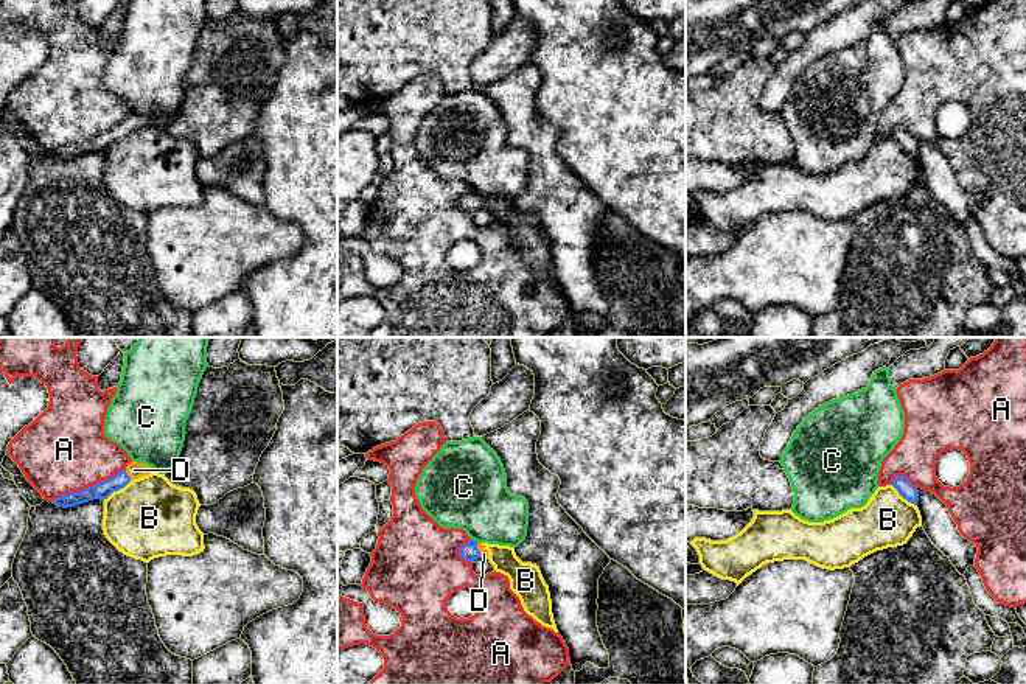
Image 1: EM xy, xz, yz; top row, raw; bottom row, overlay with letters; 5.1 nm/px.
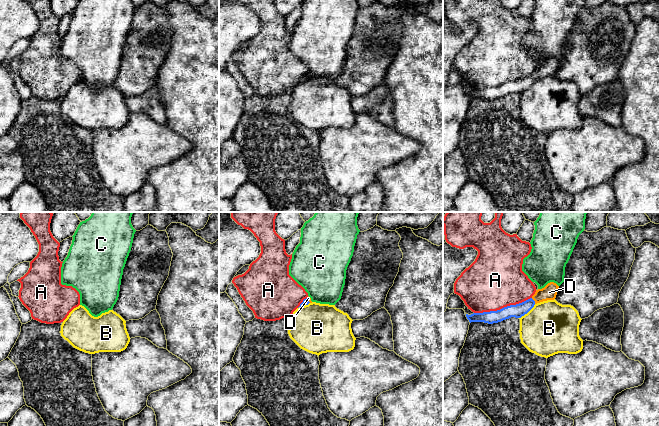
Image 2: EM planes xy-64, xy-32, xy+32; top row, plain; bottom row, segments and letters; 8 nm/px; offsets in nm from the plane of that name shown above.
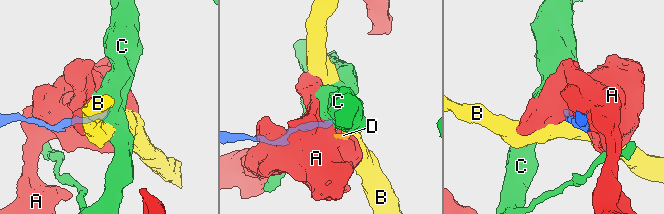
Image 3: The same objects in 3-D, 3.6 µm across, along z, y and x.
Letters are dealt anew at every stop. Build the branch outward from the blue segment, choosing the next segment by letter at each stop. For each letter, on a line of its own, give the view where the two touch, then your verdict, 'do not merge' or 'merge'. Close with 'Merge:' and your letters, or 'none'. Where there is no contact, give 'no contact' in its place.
A: contact in xy; do not merge
B: contact in xy; do not merge
C: contact in xz; do not merge
D: contact in xy; merge
Merge: D

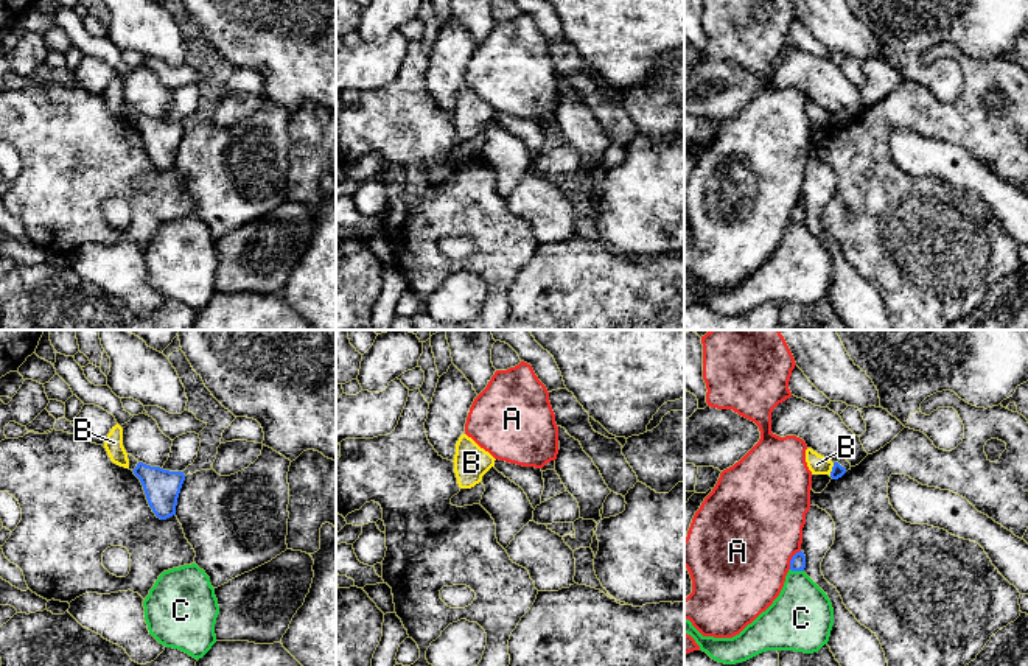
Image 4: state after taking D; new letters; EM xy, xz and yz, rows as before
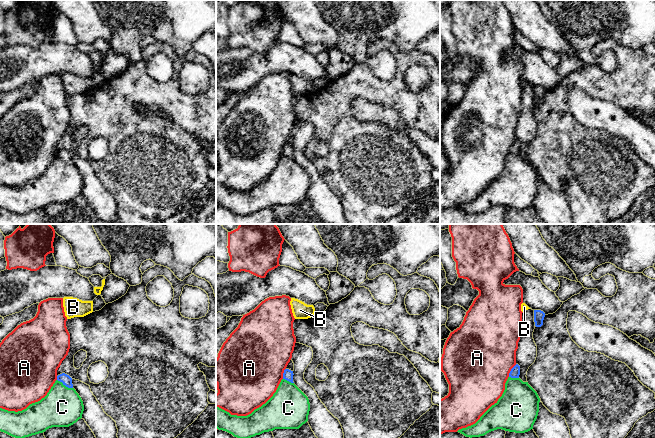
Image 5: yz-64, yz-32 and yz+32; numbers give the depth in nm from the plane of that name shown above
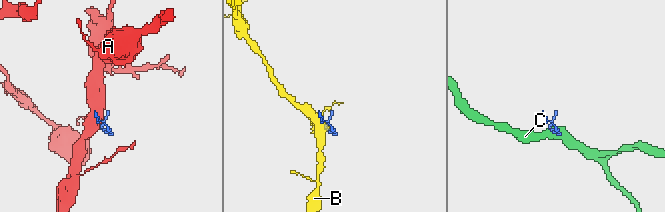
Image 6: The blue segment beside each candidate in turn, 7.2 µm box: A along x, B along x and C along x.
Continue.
A: contact in yz; do not merge
B: contact in yz; do not merge
C: contact in yz; do not merge
Merge: none

